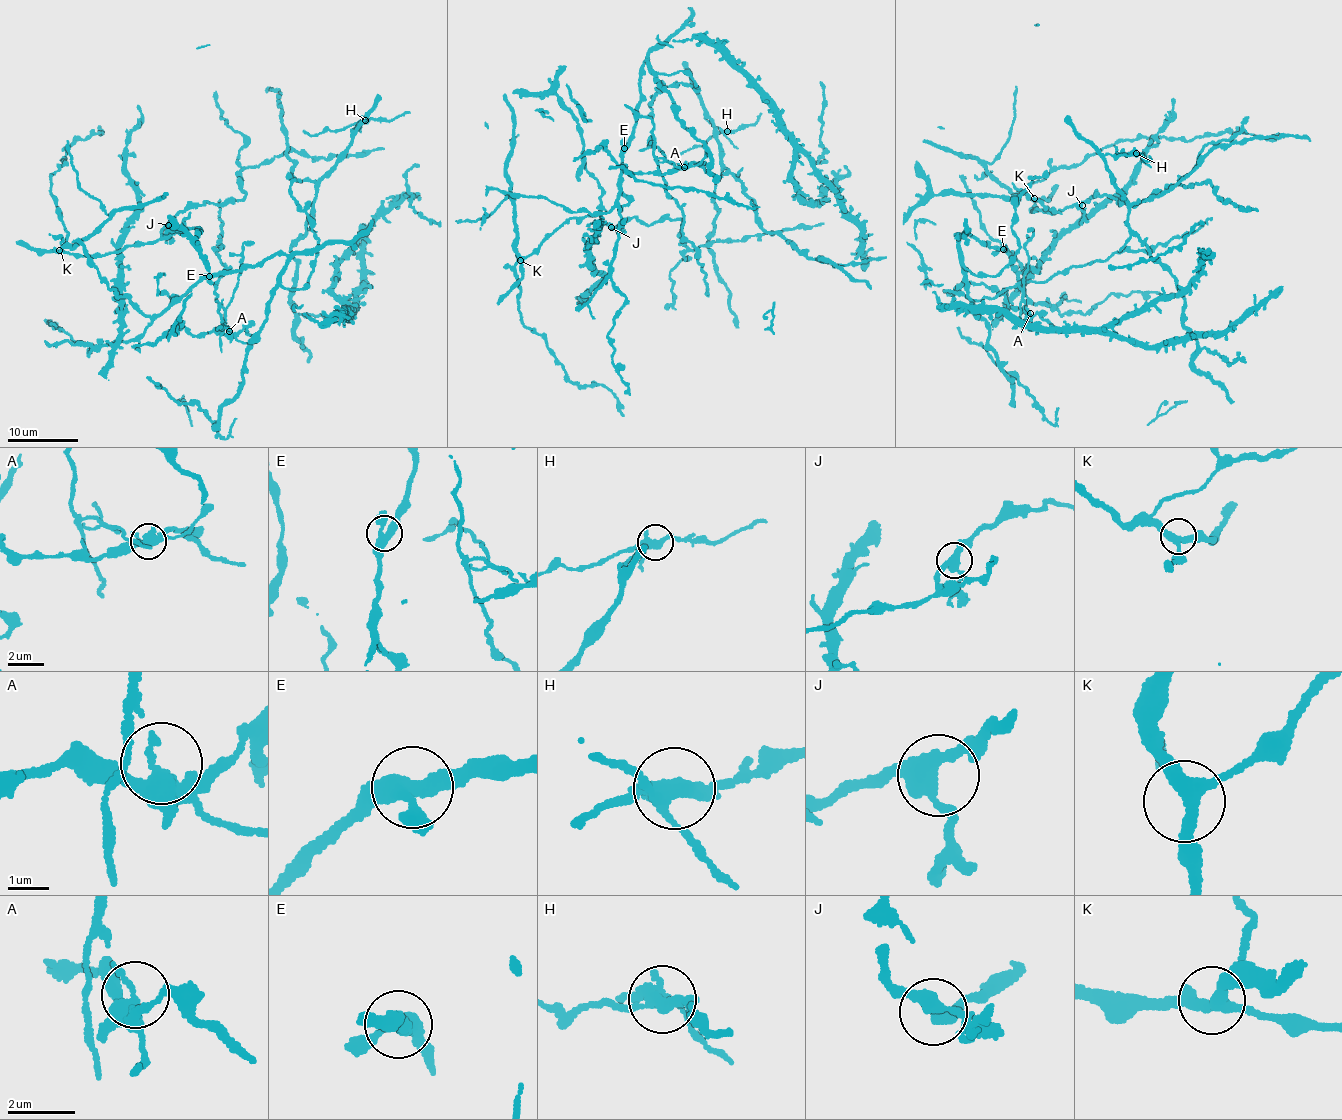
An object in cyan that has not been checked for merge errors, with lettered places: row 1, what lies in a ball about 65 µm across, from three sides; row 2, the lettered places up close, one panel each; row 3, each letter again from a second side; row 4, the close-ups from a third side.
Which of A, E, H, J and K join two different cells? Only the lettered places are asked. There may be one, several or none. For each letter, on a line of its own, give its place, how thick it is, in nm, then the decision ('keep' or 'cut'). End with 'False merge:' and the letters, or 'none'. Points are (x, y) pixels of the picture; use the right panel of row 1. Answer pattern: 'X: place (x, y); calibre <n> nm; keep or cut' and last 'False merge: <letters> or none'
A: place (1030, 313); calibre 360 nm; keep
E: place (1003, 249); calibre 360 nm; keep
H: place (1136, 153); calibre 320 nm; cut
J: place (1082, 205); calibre 360 nm; keep
K: place (1034, 198); calibre 320 nm; keep
False merge: H

